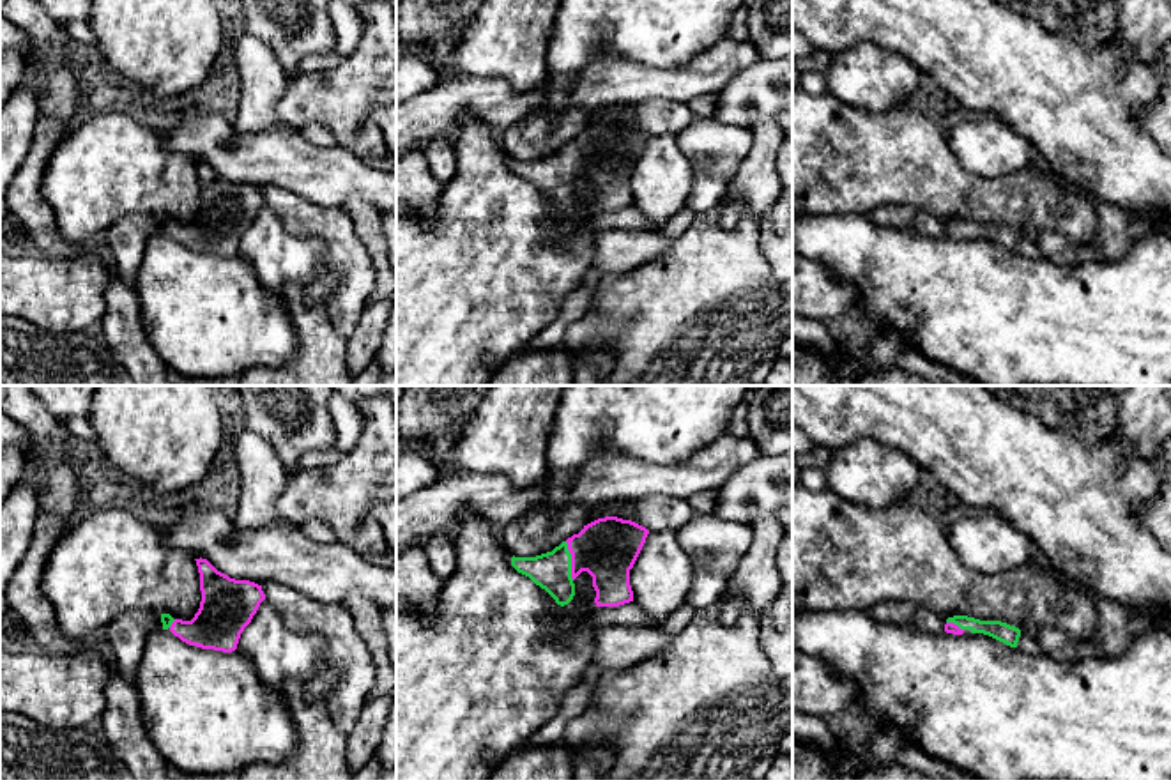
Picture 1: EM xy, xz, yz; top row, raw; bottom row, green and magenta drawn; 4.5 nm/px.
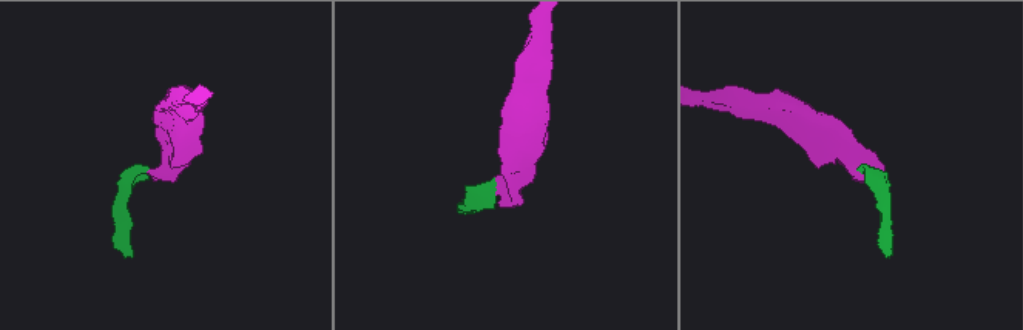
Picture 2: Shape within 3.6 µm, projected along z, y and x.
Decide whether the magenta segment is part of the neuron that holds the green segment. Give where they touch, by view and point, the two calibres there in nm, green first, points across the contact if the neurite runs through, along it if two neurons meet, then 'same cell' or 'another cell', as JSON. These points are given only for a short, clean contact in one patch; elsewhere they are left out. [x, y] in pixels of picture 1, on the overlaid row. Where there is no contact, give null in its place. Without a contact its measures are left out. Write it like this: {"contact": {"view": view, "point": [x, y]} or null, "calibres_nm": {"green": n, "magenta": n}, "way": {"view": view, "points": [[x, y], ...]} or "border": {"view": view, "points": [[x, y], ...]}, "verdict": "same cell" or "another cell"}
{"contact": {"view": "xz", "point": [570, 561]}, "calibres_nm": {"green": 180, "magenta": 280}, "way": {"view": "xz", "points": [[552, 572], [570, 561], [581, 552], [607, 549]]}, "verdict": "same cell"}

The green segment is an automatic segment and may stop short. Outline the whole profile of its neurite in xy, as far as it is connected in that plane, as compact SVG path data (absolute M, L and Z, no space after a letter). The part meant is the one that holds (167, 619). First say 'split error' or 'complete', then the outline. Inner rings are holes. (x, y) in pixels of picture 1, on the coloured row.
split error | M195 559L200 573L202 601L191 621L161 614L163 630L189 646L232 653L241 633L265 600L262 585L235 580L218 571L207 559Z

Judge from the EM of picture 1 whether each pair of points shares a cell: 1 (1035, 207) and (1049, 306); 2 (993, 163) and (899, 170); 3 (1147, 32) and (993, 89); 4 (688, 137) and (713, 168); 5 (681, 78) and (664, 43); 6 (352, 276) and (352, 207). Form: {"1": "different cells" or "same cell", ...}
{"1": "different cells", "2": "different cells", "3": "different cells", "4": "same cell", "5": "different cells", "6": "different cells"}

